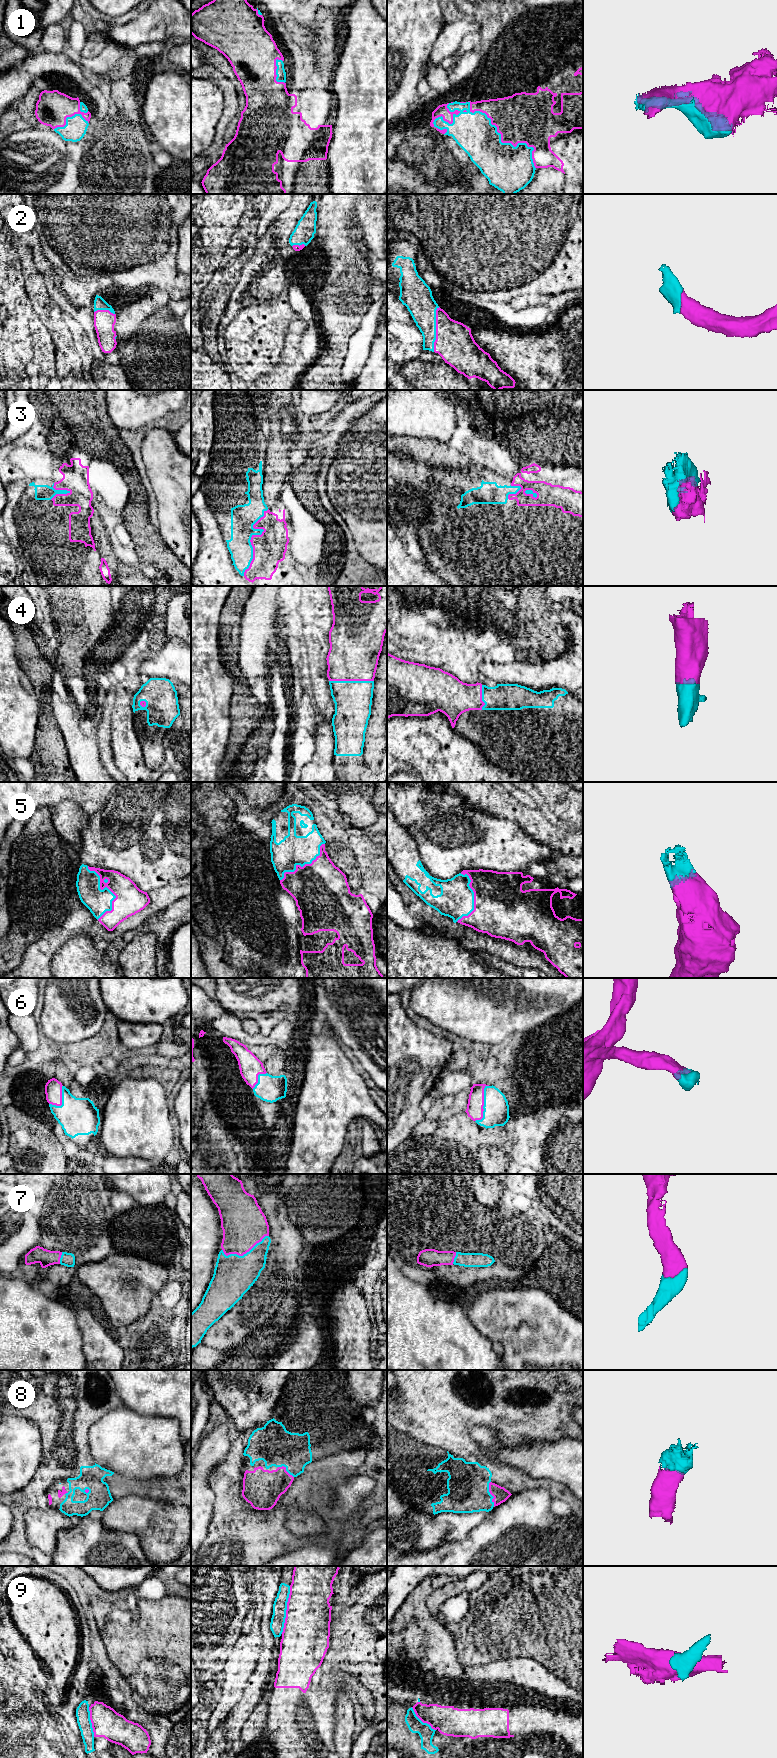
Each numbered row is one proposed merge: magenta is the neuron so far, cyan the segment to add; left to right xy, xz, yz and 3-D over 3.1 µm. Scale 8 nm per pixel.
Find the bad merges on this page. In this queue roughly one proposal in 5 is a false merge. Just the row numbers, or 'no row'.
9

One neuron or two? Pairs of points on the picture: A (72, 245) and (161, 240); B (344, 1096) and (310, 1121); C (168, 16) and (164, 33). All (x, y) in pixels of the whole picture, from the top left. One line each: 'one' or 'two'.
A: one
B: one
C: one

